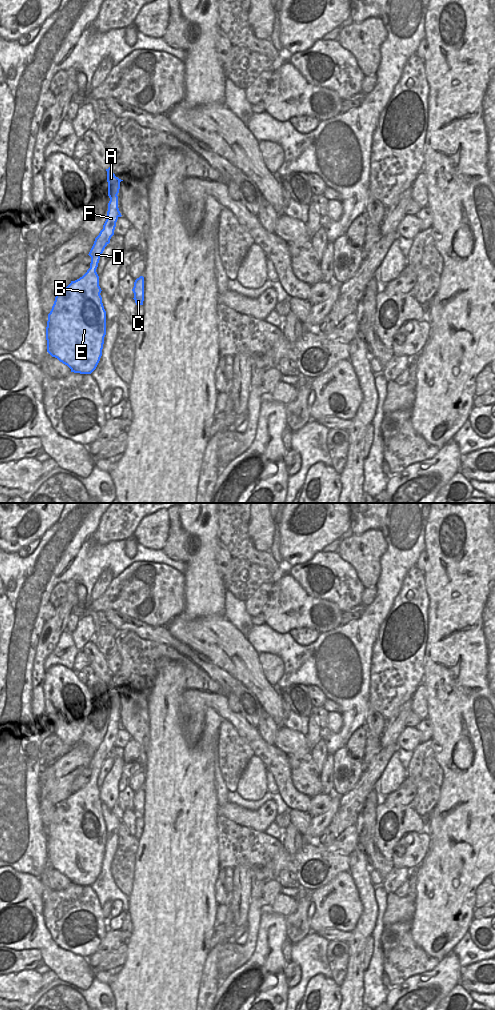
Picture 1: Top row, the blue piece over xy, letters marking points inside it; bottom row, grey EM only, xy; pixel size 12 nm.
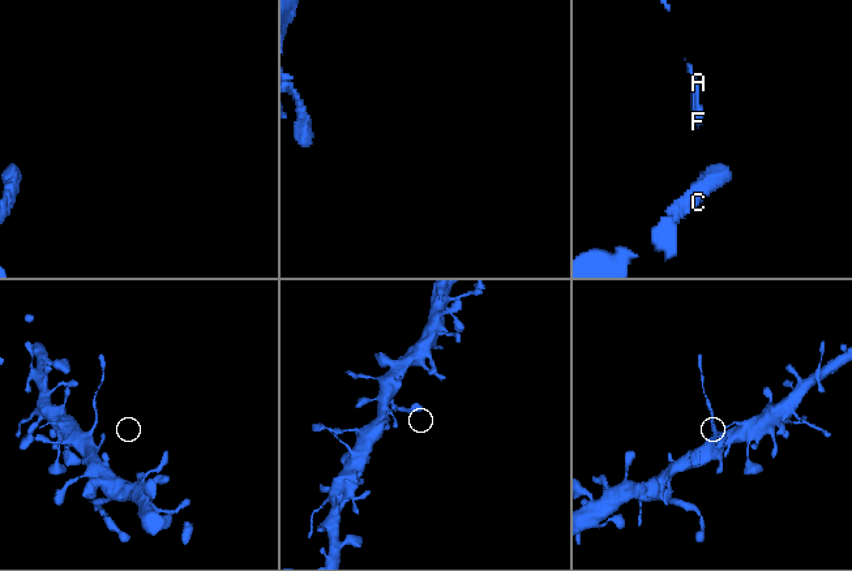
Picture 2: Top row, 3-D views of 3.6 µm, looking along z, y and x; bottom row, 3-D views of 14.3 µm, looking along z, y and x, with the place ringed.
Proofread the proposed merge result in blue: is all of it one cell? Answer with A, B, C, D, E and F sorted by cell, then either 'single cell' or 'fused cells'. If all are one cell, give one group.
A / B C D E F | fused cells

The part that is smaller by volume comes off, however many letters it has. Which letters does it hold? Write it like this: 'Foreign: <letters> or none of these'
Foreign: A

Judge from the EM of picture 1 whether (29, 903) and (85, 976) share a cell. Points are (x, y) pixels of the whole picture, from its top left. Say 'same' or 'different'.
same

